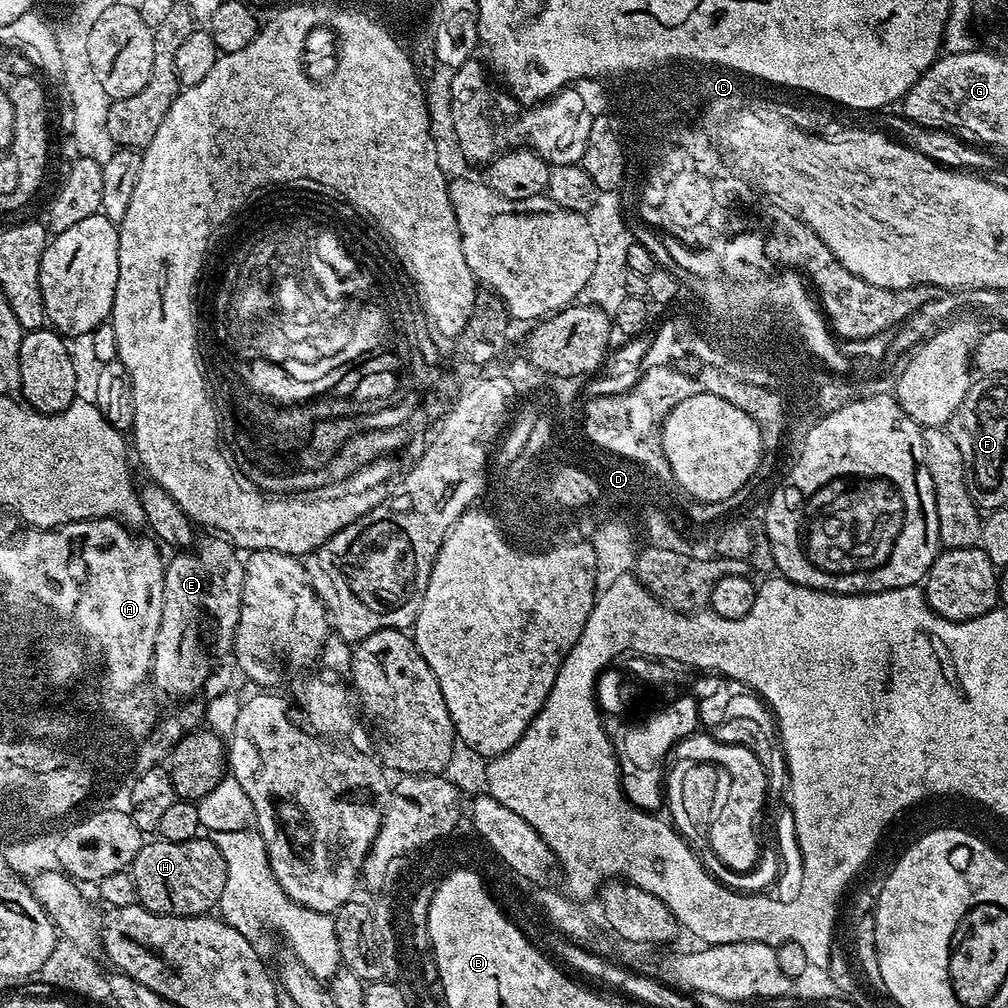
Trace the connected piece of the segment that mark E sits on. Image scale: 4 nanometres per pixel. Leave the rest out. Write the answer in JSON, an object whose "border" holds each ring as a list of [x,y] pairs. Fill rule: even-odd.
{"border":[[[208,534],[195,545],[194,550],[184,550],[164,566],[162,586],[162,622],[158,622],[158,634],[154,638],[150,681],[164,696],[192,698],[208,680],[208,675],[216,668],[216,663],[224,655],[231,653],[236,638],[236,627],[240,617],[242,602],[242,582],[244,566],[231,540],[220,534]]]}

